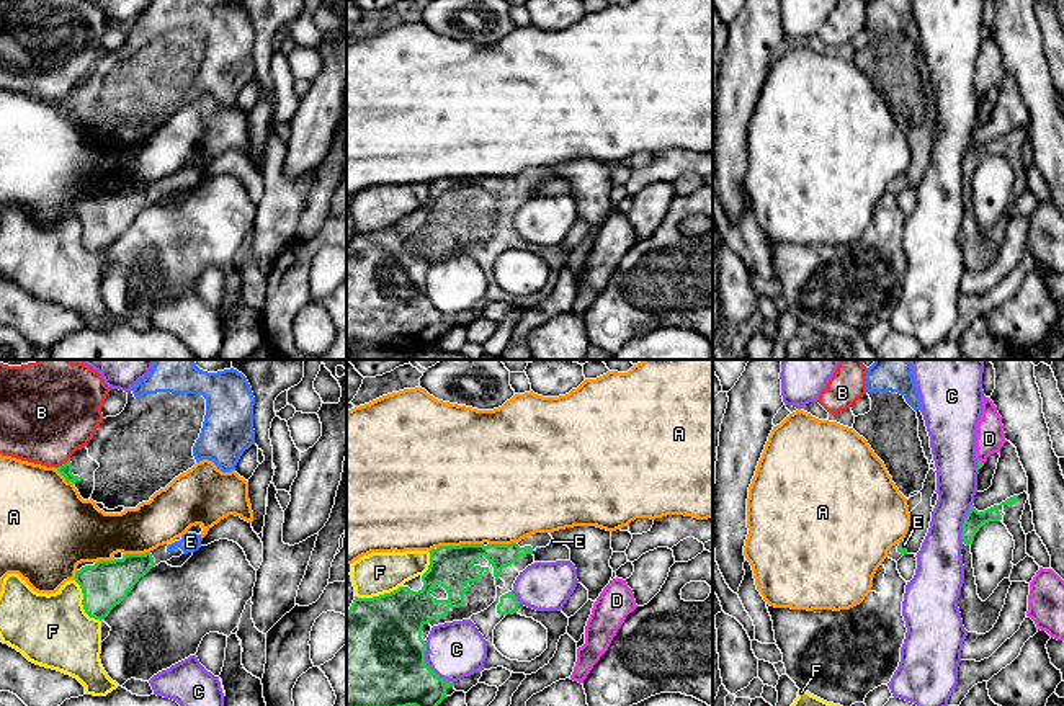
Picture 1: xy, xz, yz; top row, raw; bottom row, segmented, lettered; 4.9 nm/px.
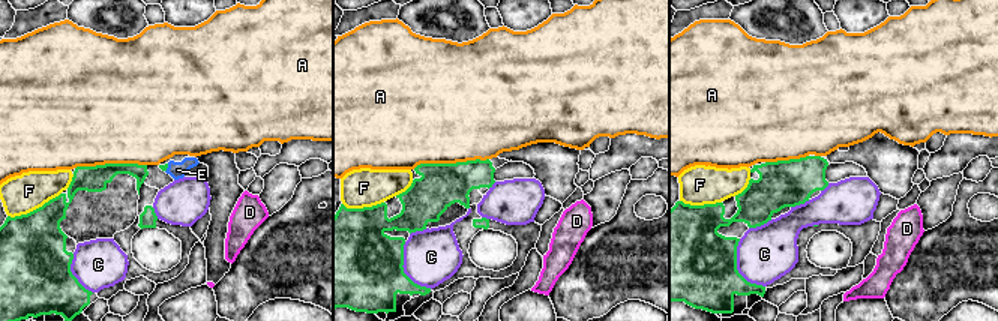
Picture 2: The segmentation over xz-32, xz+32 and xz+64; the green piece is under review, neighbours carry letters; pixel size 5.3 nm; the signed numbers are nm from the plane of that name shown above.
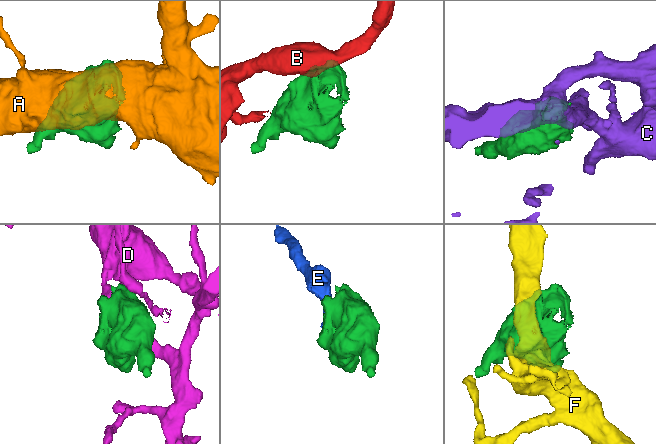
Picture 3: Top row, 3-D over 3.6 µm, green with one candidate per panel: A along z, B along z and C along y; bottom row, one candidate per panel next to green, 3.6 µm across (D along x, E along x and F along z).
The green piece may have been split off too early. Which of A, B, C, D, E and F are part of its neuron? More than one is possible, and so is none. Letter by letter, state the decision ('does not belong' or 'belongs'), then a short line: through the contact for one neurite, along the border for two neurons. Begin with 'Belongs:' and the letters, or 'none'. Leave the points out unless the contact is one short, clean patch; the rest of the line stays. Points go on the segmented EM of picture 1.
Belongs: E
A: does not belong
B: does not belong; line xy (69, 458), (56, 468)
C: does not belong
D: does not belong; line yz (978, 460), (983, 463)
E: belongs; line yz (901, 549), (901, 546), (904, 545)
F: does not belong

